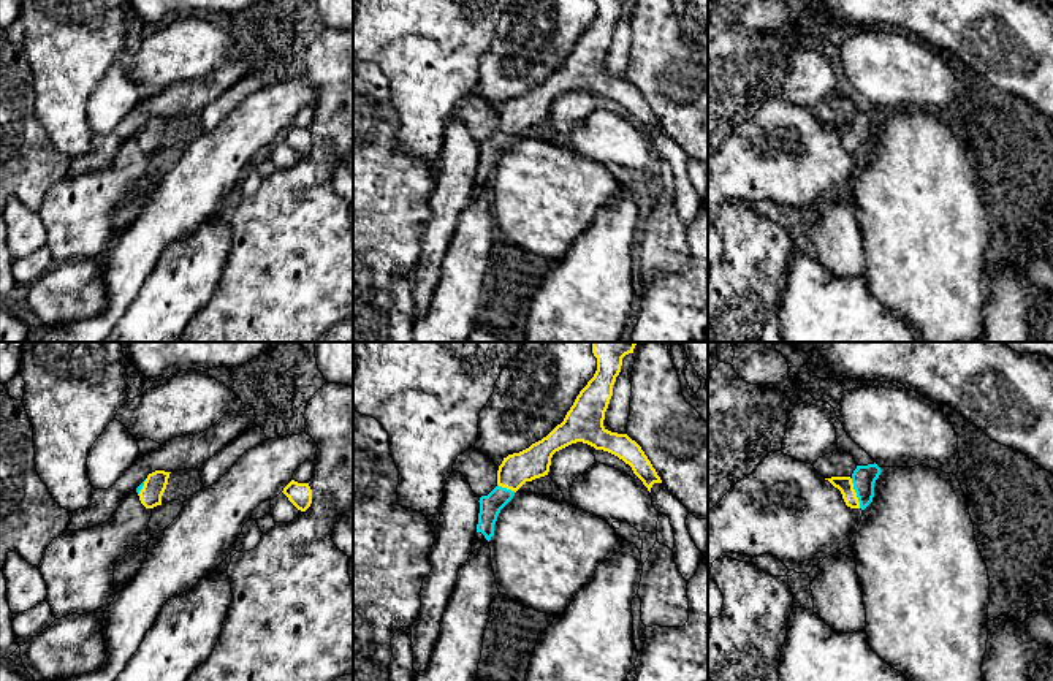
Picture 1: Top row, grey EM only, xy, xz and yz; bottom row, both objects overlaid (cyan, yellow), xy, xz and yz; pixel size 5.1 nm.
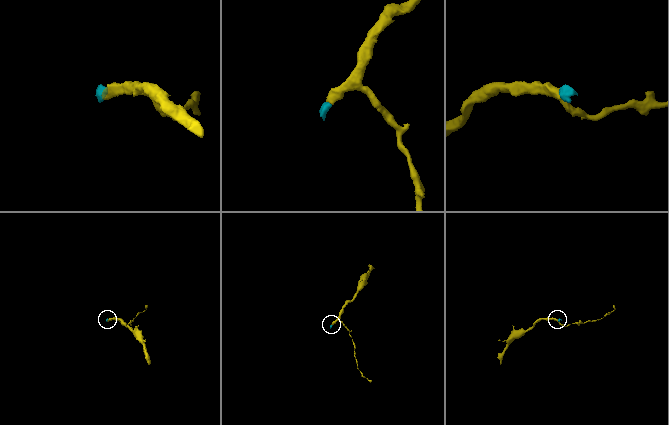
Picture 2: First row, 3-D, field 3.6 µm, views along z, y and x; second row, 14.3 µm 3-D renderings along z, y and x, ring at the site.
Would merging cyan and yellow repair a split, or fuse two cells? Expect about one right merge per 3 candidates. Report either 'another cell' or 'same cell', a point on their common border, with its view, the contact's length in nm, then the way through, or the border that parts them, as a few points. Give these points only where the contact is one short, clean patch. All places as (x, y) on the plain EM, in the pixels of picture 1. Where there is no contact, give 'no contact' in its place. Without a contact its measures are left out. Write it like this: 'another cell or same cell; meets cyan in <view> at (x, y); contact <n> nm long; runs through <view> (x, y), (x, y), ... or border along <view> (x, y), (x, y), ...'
same cell; meets cyan in yz at (855, 136); contact 160 nm long; runs through yz (863, 122), (862, 130), (855, 136), (843, 129)

